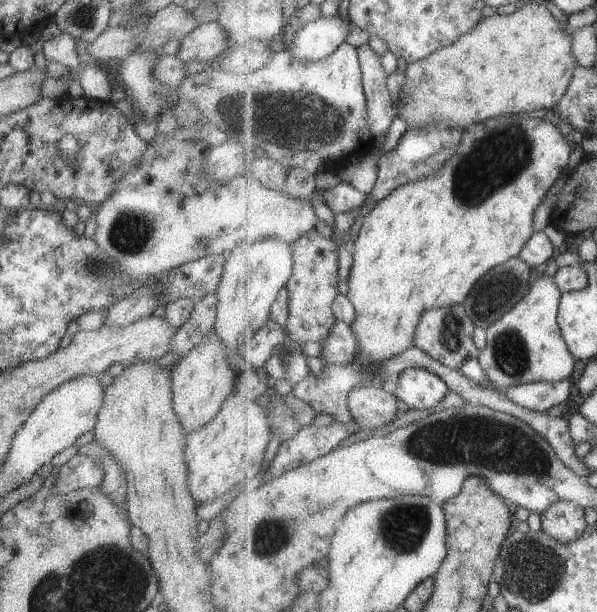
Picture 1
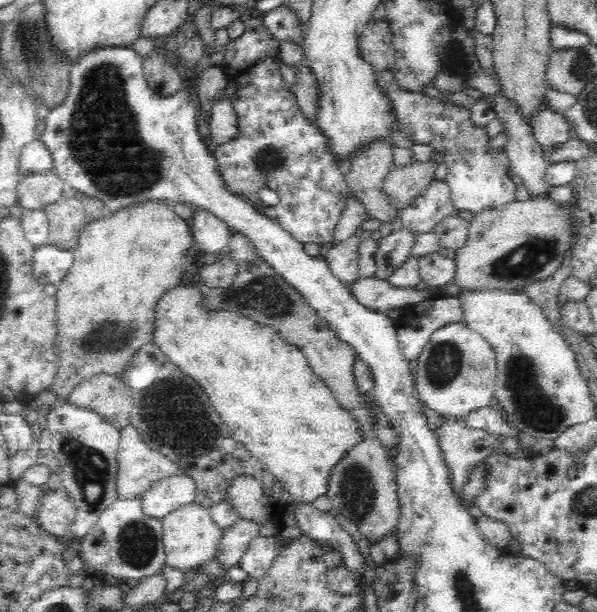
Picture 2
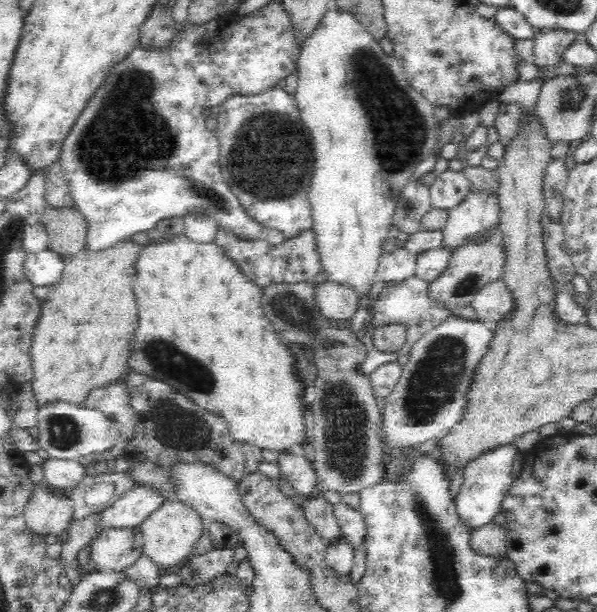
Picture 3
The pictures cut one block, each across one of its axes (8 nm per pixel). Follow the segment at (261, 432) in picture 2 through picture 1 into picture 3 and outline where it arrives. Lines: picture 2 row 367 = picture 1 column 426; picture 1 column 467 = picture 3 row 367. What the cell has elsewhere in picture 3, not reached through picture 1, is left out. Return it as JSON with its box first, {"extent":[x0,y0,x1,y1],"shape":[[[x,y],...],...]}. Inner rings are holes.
{"extent":[127,234,308,454],"shape":[[[181,234],[169,241],[149,244],[140,254],[136,263],[137,276],[134,280],[134,293],[138,304],[138,328],[132,337],[132,356],[127,362],[129,370],[135,370],[140,374],[148,374],[150,378],[168,382],[174,386],[176,391],[191,398],[200,408],[209,410],[212,414],[224,418],[227,422],[230,436],[237,441],[242,441],[260,450],[274,450],[276,454],[291,453],[296,448],[303,448],[303,444],[308,441],[306,436],[307,426],[305,421],[306,402],[304,402],[304,386],[300,382],[300,376],[296,374],[294,366],[294,356],[288,352],[286,343],[280,340],[272,324],[265,318],[261,308],[262,291],[256,284],[250,282],[241,272],[238,266],[233,265],[224,253],[224,250],[212,244],[196,244]]]}

